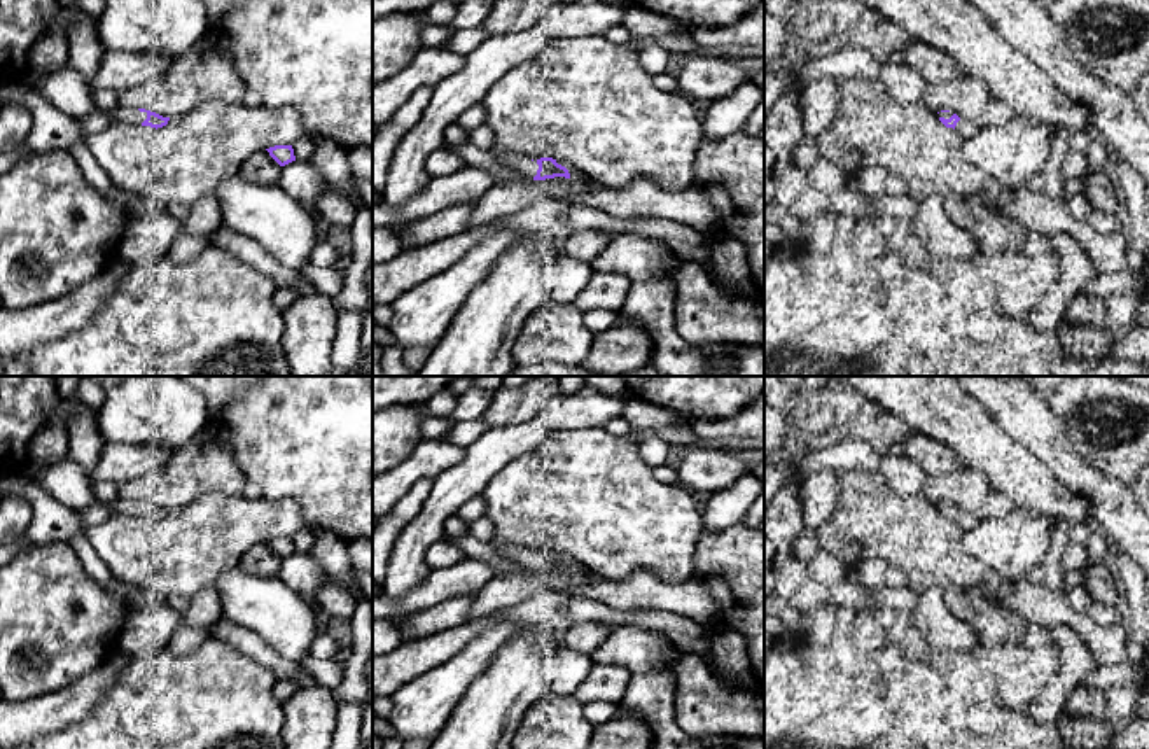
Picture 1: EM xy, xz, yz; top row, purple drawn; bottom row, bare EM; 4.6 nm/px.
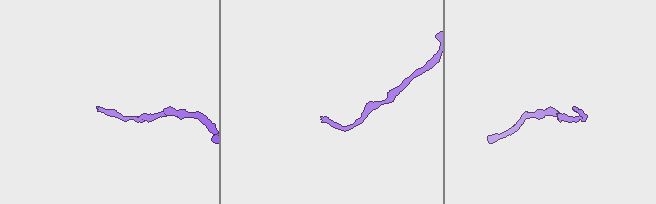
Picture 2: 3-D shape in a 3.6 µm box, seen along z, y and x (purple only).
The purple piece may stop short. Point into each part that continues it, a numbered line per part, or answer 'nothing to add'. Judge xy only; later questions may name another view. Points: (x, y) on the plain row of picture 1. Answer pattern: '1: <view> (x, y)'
1: xy (133, 508)

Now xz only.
1: xz (525, 559)

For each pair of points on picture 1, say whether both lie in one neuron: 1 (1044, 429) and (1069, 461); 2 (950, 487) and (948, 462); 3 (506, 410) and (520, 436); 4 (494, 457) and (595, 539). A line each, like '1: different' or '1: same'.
1: same
2: different
3: different
4: different

